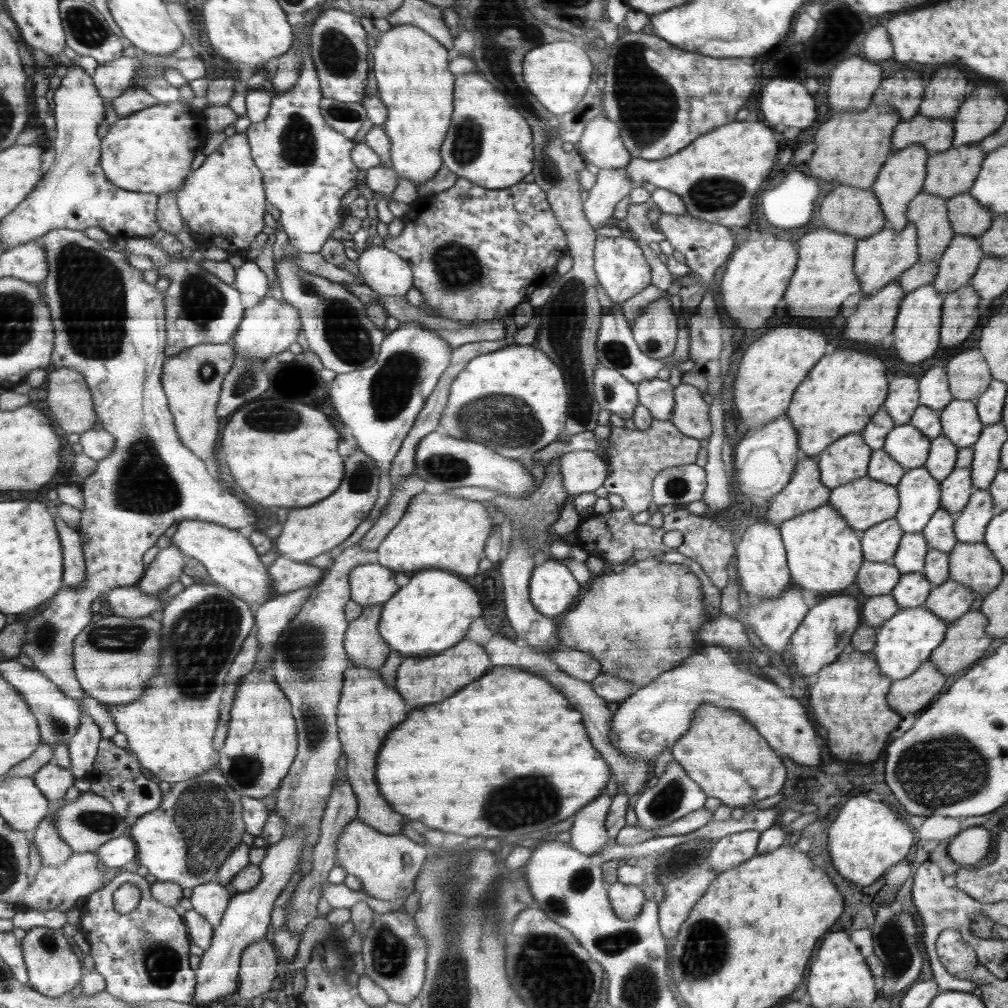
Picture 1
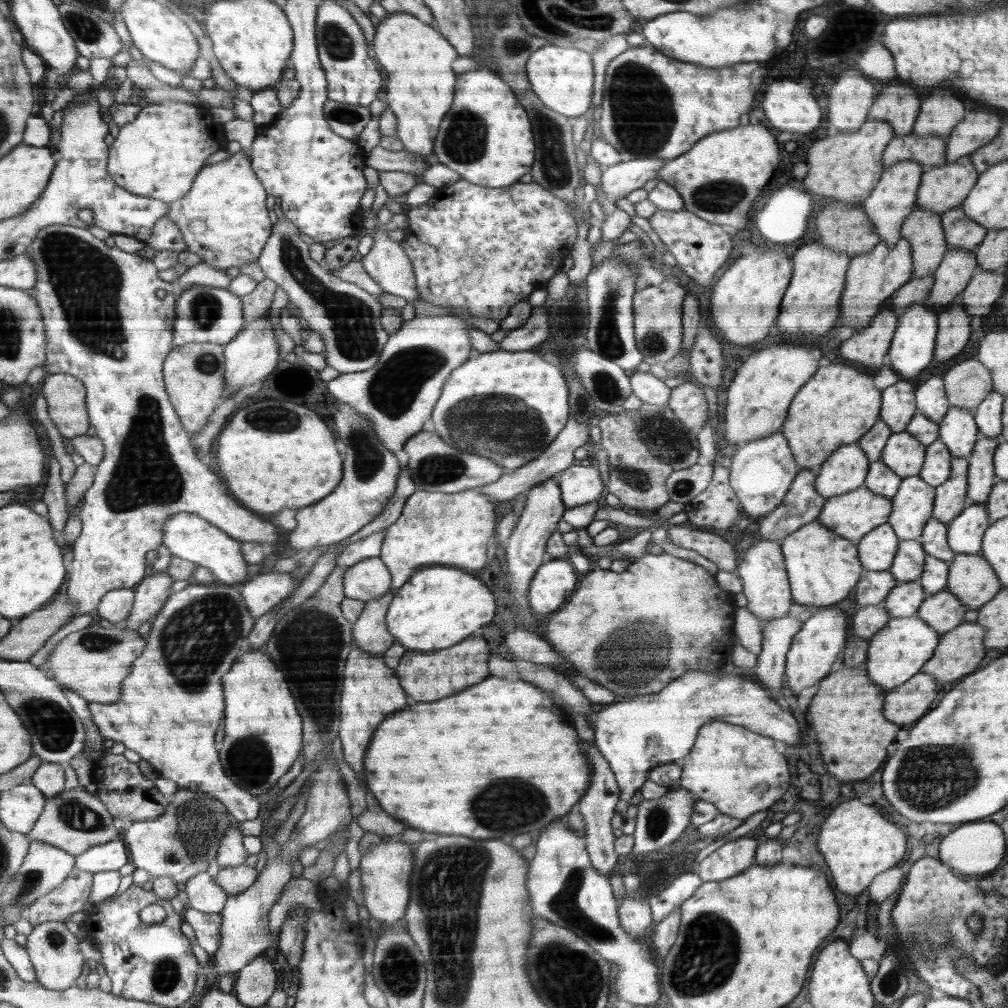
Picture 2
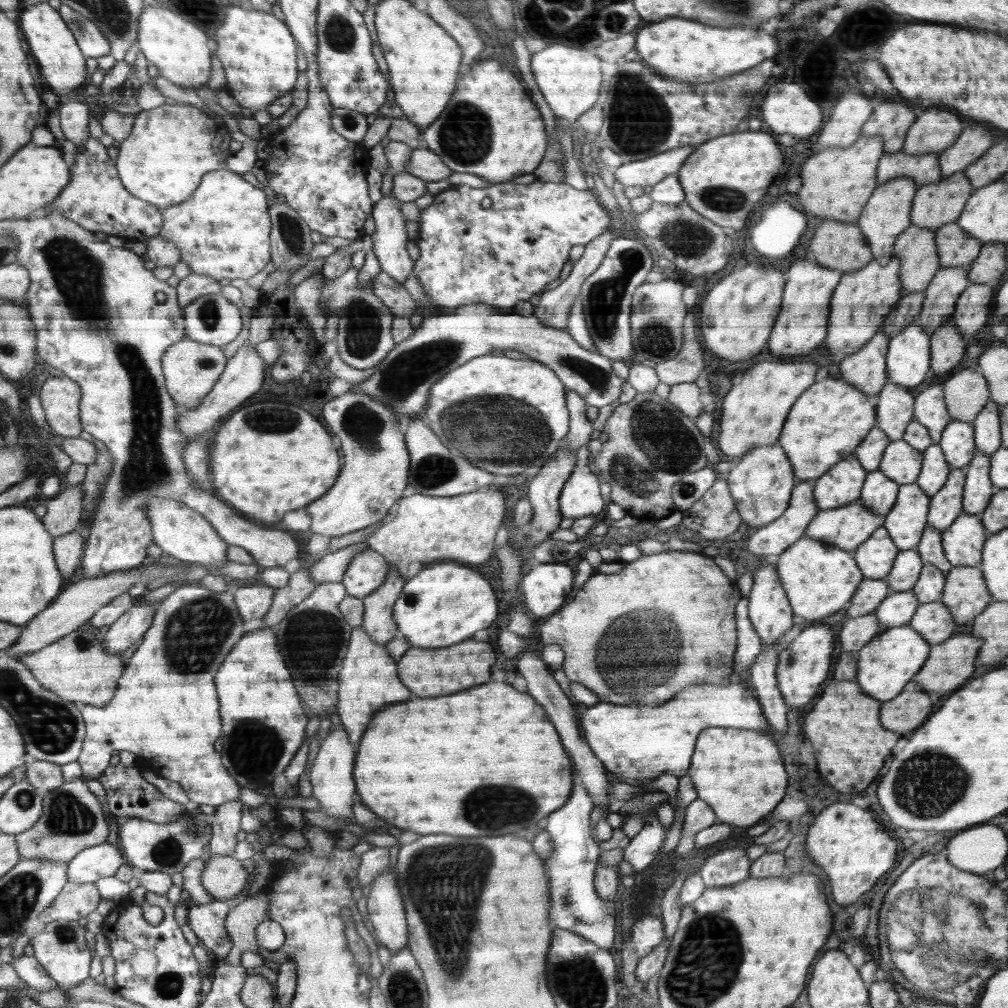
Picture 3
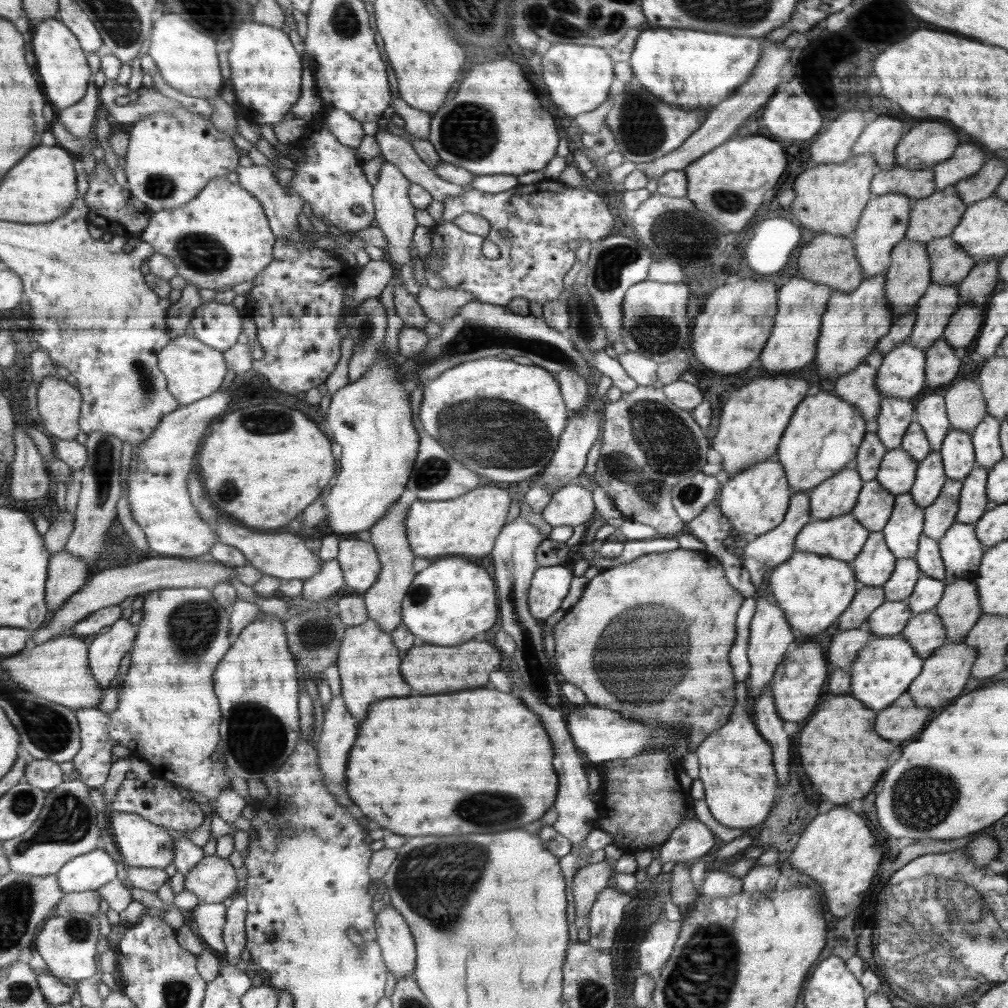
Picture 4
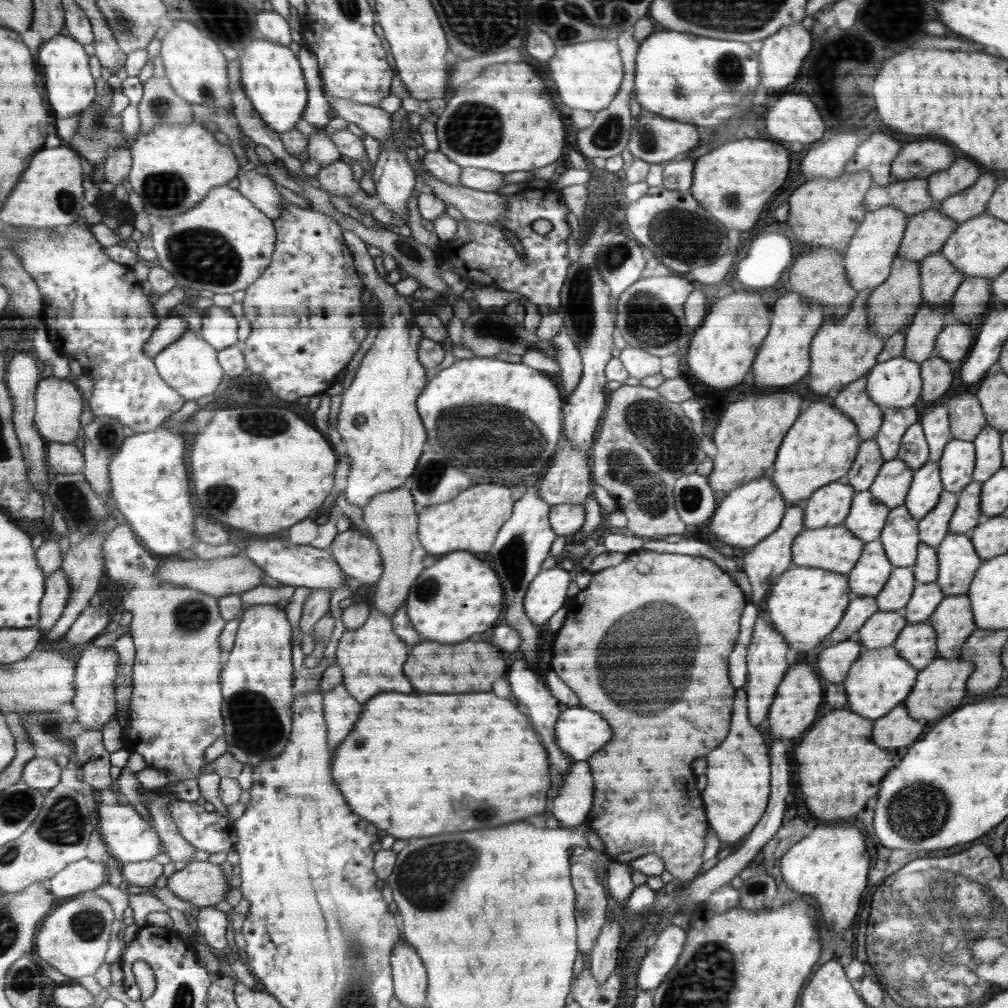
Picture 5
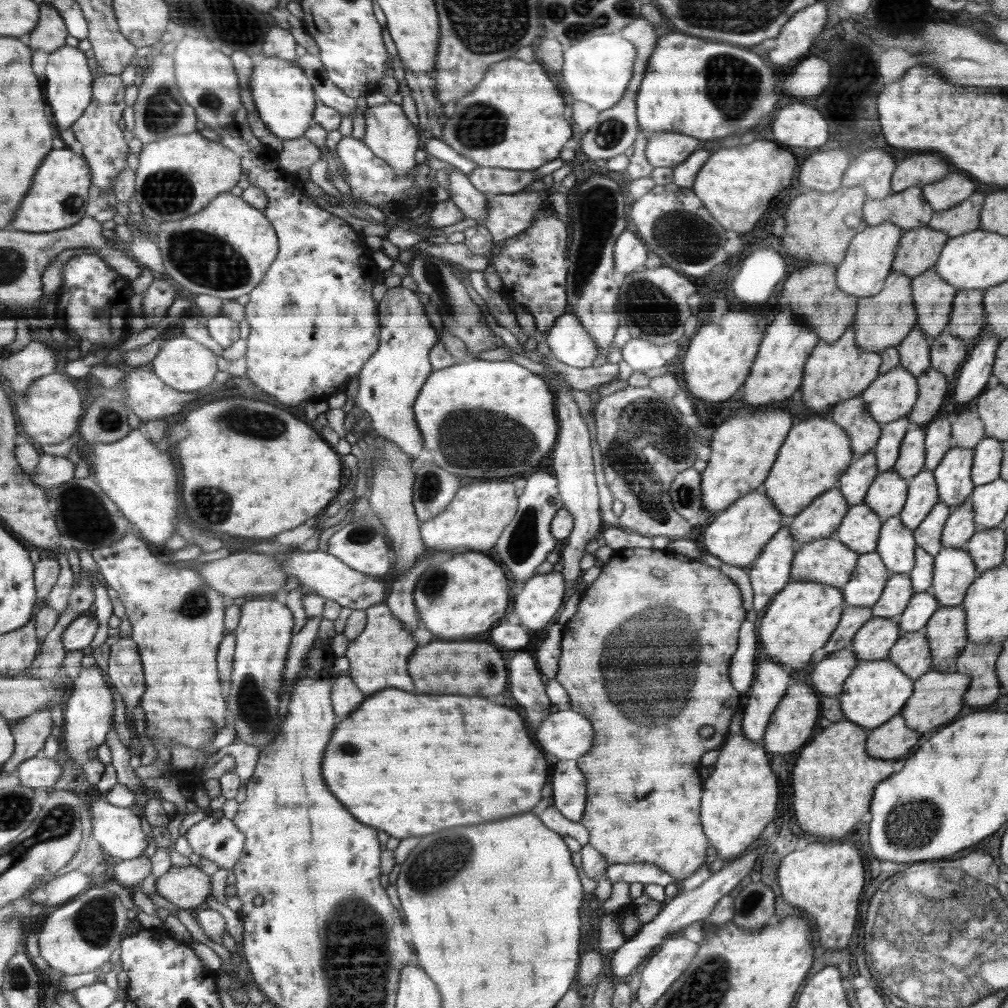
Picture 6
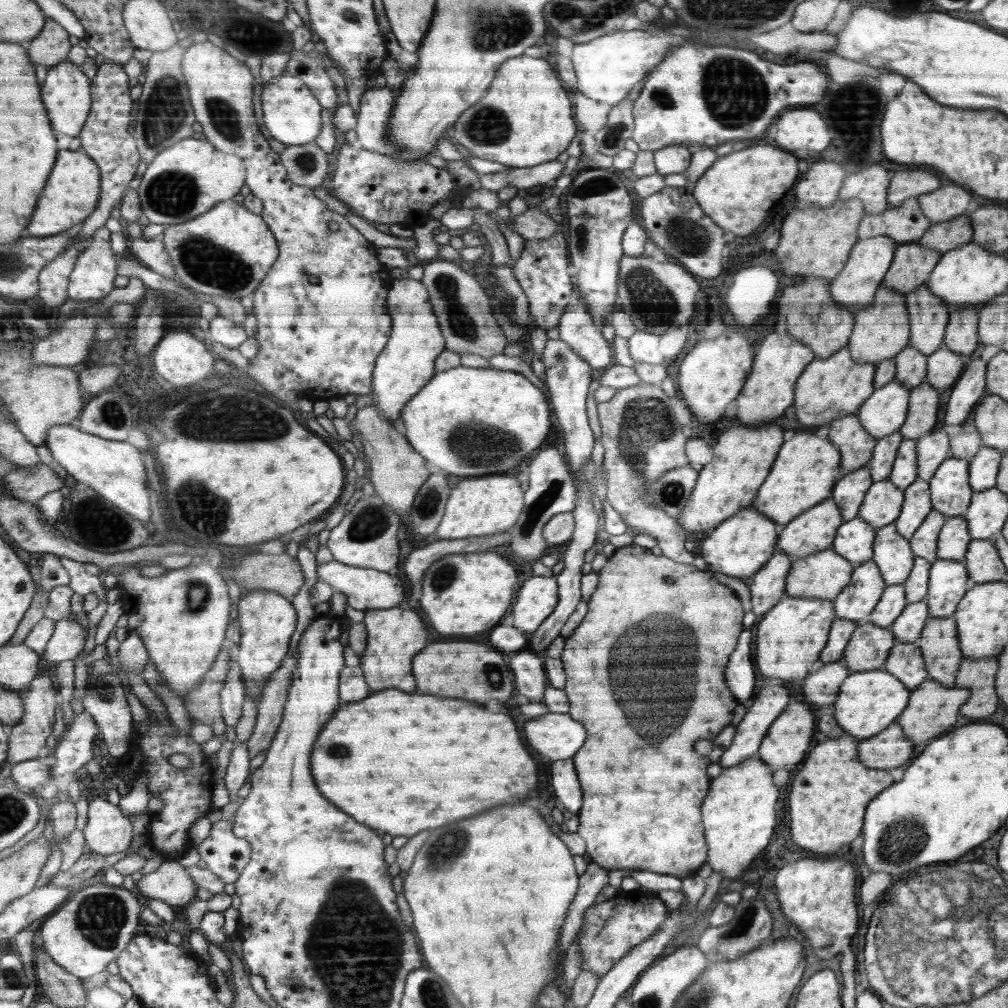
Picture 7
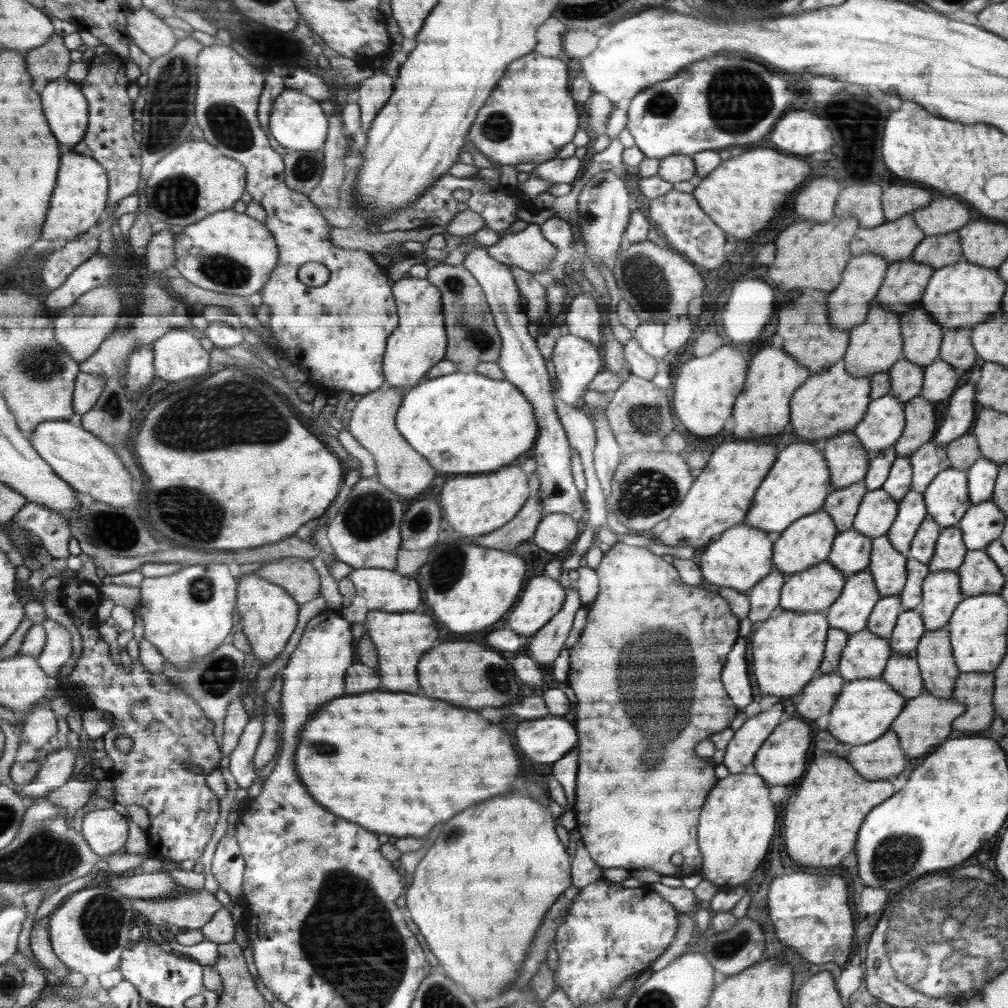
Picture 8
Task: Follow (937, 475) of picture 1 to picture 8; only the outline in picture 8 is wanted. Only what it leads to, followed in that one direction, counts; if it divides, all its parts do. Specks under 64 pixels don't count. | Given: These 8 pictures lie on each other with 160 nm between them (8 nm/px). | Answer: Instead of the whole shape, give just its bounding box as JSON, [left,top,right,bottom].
[887,489,928,557]

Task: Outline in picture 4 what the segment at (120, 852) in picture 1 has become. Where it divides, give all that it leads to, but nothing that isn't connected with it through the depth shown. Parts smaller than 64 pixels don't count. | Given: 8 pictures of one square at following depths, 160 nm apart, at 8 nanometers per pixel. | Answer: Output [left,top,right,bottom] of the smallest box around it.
[58,848,117,894]

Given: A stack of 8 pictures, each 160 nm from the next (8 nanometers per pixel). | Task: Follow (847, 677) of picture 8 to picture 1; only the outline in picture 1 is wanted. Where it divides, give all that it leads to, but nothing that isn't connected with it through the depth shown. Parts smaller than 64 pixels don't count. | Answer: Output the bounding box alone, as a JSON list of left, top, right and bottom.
[890,571,932,609]

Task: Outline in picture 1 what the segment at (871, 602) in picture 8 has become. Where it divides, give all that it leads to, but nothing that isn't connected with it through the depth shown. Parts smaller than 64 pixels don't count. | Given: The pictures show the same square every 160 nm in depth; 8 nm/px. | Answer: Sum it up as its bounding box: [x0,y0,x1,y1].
[862,518,904,562]

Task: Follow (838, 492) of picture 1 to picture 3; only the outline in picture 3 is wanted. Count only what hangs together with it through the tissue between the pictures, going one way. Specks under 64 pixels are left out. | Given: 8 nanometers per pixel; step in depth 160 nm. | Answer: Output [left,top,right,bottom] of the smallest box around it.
[805,497,885,551]

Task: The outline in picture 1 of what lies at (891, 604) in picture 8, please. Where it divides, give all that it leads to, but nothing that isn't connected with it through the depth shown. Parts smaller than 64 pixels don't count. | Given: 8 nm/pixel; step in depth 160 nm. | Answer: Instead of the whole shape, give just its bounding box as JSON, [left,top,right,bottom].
[890,532,929,575]

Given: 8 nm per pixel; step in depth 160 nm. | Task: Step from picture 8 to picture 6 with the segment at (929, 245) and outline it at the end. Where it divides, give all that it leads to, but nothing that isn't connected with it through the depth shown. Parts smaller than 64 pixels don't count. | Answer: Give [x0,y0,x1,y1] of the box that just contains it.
[927,191,988,238]

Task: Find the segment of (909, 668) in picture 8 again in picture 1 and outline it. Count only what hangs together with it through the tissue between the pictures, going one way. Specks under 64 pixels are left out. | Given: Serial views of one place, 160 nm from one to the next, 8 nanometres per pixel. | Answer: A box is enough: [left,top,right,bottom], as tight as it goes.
[923,578,976,624]

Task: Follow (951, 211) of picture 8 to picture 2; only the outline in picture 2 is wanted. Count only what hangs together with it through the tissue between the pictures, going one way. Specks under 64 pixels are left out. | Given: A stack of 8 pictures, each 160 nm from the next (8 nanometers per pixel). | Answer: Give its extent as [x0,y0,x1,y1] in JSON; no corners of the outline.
[947,110,1002,163]

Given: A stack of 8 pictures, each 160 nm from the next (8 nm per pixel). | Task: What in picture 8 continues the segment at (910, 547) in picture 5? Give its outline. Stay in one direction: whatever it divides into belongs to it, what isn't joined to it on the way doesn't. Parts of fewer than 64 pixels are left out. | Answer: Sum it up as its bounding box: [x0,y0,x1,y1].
[868,535,907,597]

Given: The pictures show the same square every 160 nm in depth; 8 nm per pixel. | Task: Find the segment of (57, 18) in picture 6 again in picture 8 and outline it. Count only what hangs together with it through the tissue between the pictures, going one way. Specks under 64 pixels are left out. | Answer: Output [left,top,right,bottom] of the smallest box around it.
[27,35,72,86]

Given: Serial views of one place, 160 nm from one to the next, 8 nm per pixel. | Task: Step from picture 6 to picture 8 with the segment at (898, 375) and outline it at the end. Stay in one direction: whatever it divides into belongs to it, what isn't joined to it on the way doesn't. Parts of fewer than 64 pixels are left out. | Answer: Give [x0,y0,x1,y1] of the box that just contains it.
[856,394,905,460]

